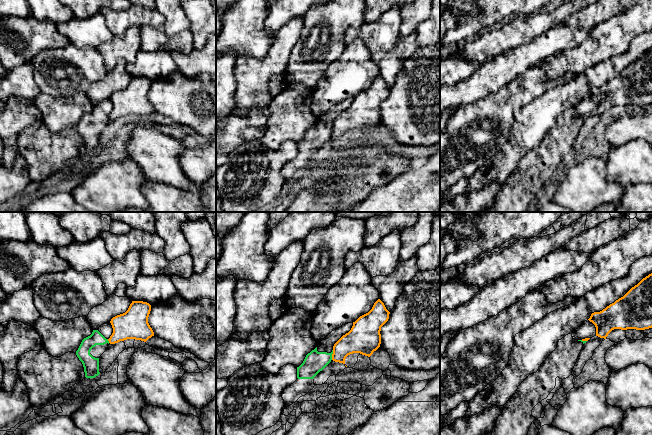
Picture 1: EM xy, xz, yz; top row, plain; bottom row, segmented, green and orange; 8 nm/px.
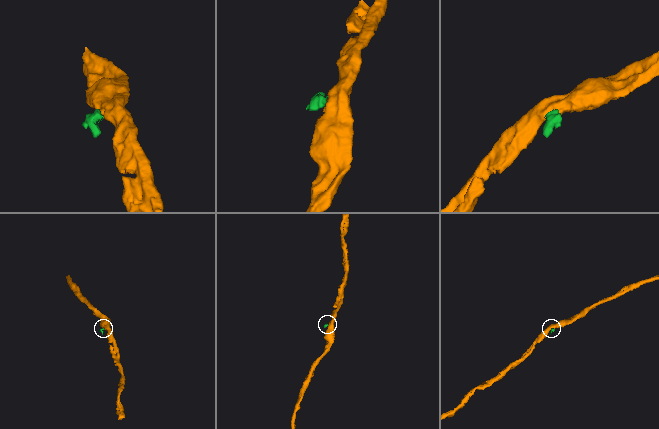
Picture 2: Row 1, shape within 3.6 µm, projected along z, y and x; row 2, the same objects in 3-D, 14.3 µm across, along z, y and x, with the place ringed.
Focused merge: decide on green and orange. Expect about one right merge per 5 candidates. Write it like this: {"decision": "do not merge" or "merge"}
{"decision": "do not merge"}

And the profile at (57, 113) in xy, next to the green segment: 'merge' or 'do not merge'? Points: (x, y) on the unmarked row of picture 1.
do not merge

